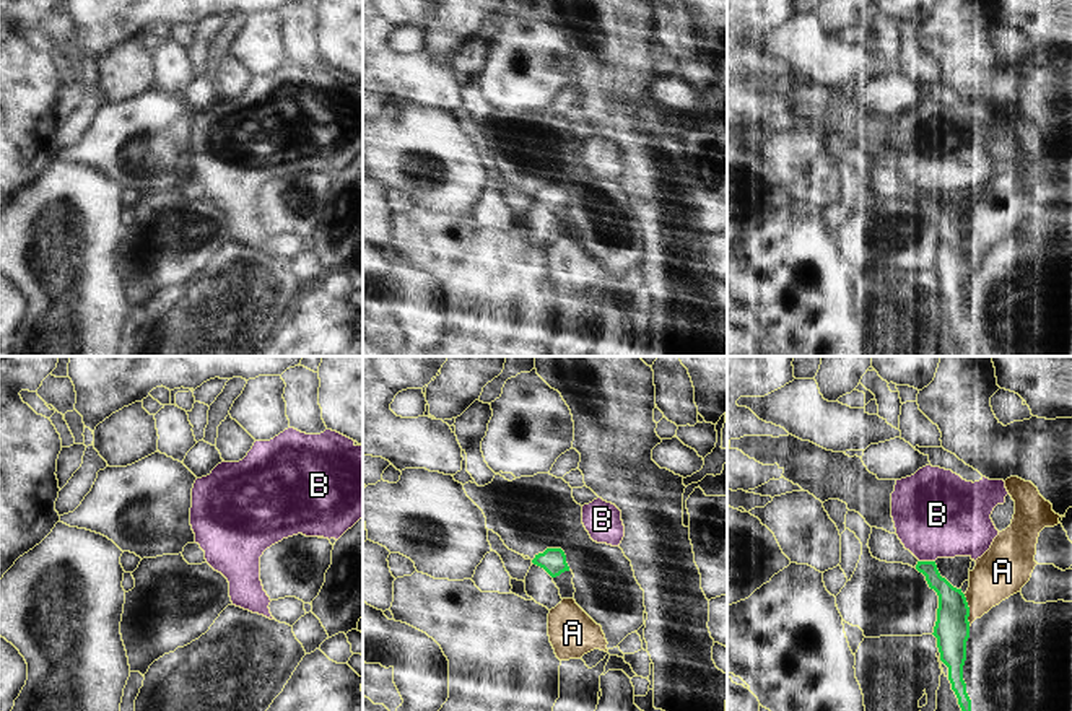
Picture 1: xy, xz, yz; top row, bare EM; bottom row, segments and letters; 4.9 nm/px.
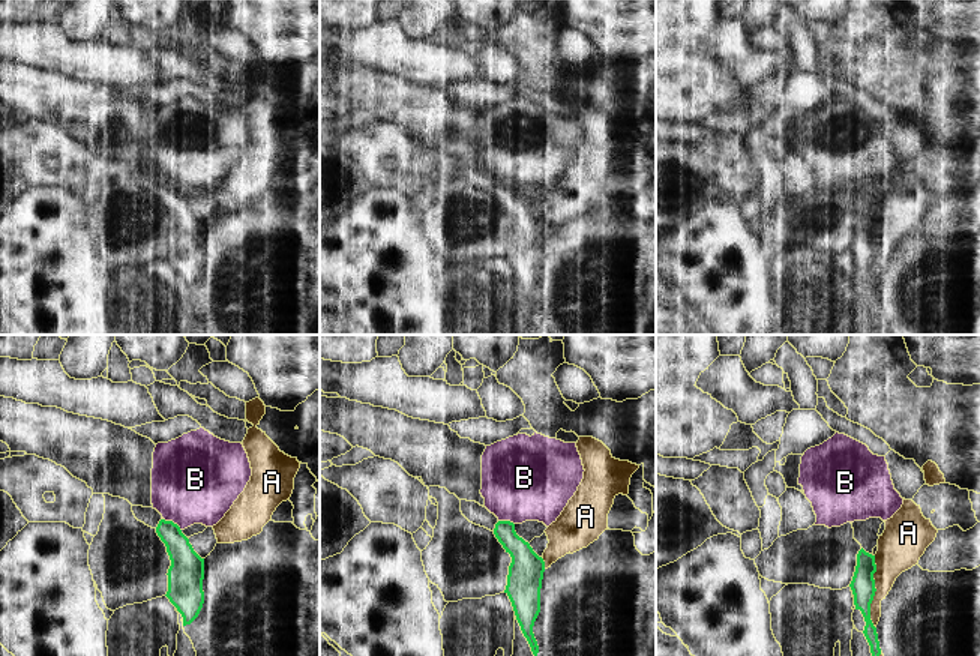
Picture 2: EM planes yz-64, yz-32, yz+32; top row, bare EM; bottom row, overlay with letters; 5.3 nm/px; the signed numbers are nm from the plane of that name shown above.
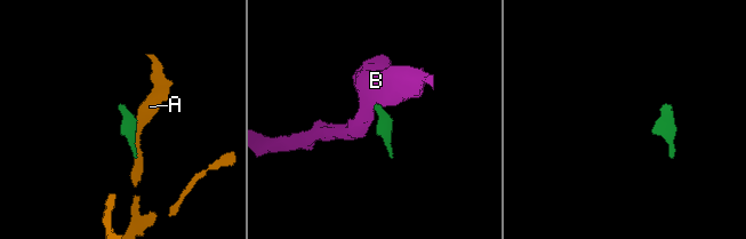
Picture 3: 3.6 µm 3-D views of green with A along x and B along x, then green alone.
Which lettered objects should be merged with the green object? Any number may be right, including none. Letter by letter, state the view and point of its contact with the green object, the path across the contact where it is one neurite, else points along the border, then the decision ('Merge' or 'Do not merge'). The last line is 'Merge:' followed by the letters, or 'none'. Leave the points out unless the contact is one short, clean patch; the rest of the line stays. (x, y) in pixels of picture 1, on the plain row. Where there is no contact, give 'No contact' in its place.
A: Touches green at yz (968, 246). Do not merge
B: Touches green at yz (928, 197). Boundary: yz (919, 196), (934, 197). Do not merge
Merge: none.

